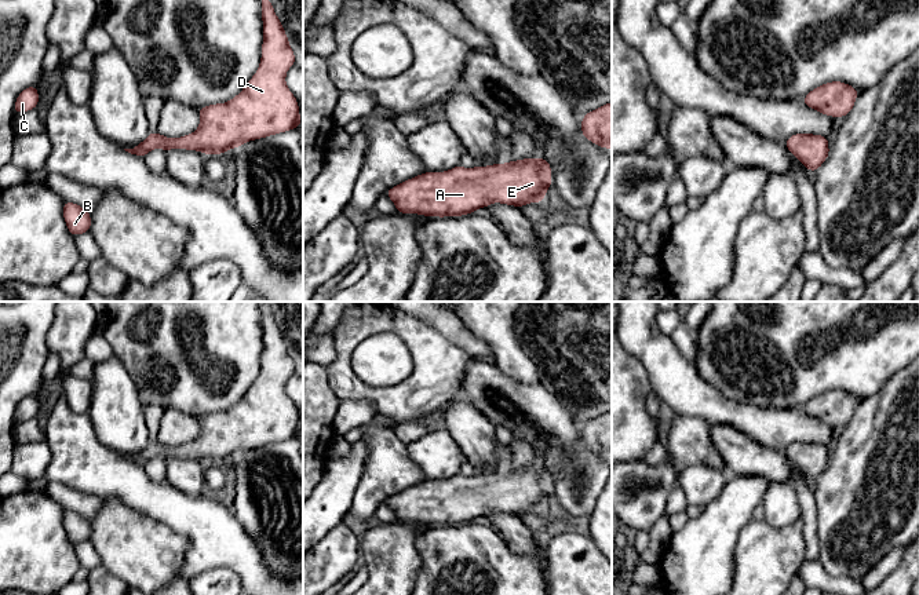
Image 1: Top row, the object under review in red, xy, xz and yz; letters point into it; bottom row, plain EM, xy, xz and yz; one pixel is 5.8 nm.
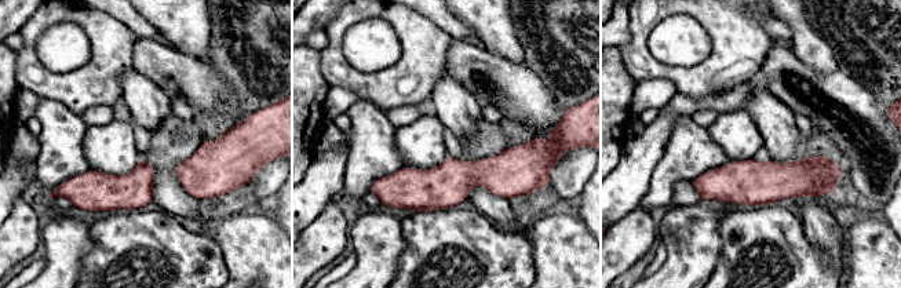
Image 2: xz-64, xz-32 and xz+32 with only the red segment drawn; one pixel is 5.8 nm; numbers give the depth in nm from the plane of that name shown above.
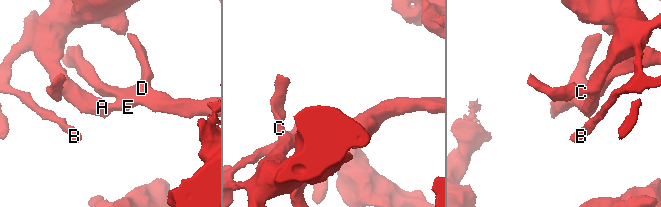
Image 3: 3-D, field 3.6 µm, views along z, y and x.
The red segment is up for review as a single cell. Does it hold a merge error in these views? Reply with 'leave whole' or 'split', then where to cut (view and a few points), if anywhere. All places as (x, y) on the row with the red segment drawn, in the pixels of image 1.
leave whole; cut none

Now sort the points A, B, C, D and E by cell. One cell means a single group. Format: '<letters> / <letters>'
A B C D E

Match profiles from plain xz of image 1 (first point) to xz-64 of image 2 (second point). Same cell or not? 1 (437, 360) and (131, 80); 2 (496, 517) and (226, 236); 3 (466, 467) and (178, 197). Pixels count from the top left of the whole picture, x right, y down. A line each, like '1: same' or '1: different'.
1: different
2: different
3: different

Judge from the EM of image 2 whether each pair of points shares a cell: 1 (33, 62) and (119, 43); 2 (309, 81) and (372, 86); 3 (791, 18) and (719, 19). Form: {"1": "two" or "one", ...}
{"1": "one", "2": "two", "3": "two"}

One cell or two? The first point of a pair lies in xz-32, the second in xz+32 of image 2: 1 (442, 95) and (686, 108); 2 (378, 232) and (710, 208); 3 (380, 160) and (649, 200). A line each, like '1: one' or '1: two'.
1: two
2: one
3: one

